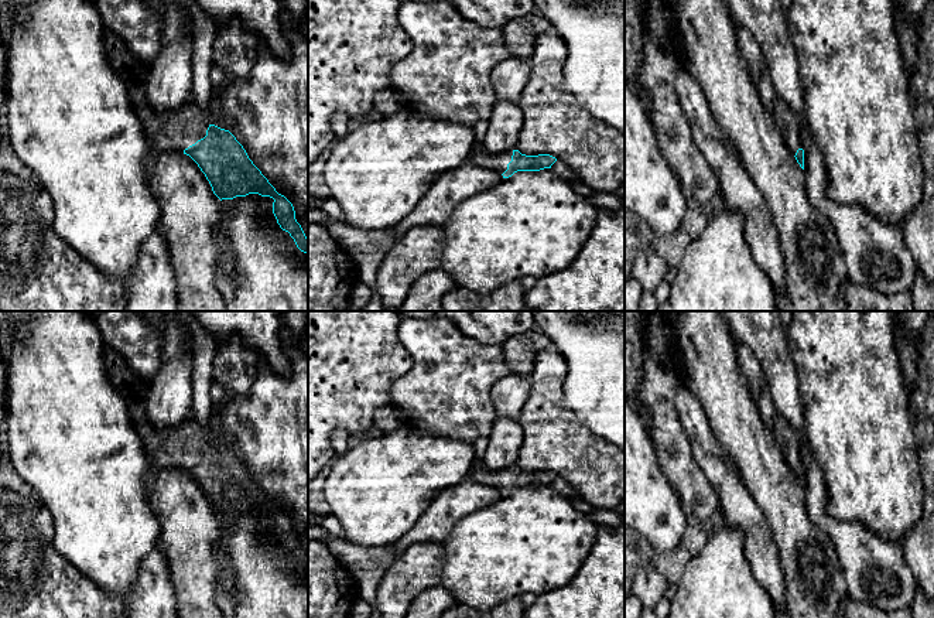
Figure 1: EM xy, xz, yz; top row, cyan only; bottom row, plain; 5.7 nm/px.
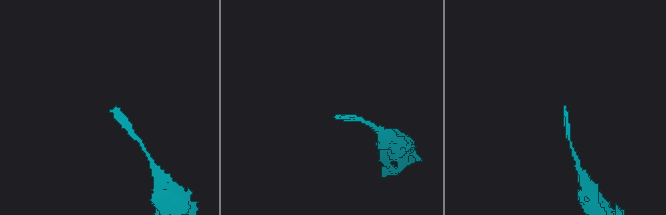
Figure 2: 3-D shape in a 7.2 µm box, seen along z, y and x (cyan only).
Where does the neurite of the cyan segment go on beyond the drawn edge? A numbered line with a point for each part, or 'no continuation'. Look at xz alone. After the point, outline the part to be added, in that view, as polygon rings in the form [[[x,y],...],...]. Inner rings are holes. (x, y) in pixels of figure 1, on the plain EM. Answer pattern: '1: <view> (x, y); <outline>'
1: xz (479, 473); [[[476,460],[465,481],[479,482],[503,491],[507,486],[507,481],[512,478],[512,472],[513,468],[490,471],[480,460]]]

